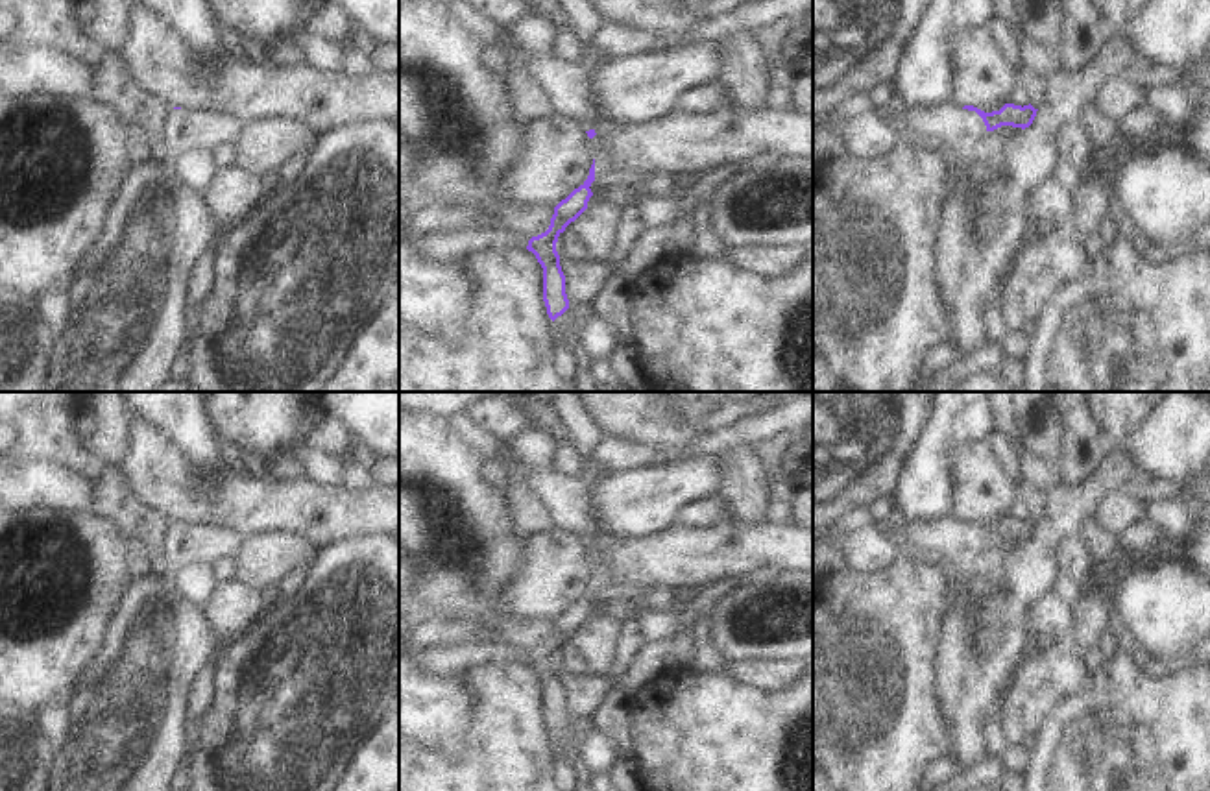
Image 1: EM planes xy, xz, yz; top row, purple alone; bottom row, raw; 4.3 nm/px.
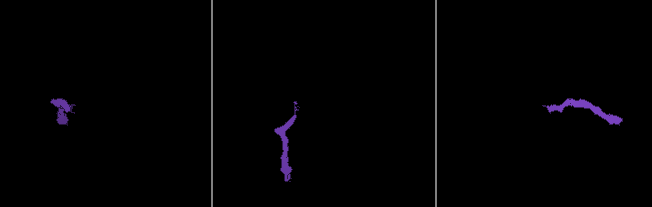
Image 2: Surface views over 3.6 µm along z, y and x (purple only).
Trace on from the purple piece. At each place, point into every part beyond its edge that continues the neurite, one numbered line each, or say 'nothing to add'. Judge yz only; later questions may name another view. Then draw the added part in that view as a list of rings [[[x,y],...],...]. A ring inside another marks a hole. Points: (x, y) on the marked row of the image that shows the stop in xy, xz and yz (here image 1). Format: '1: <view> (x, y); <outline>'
1: yz (959, 128); [[[898,100],[896,109],[913,131],[942,137],[950,153],[968,153],[986,135],[983,118],[953,102],[907,103]]]

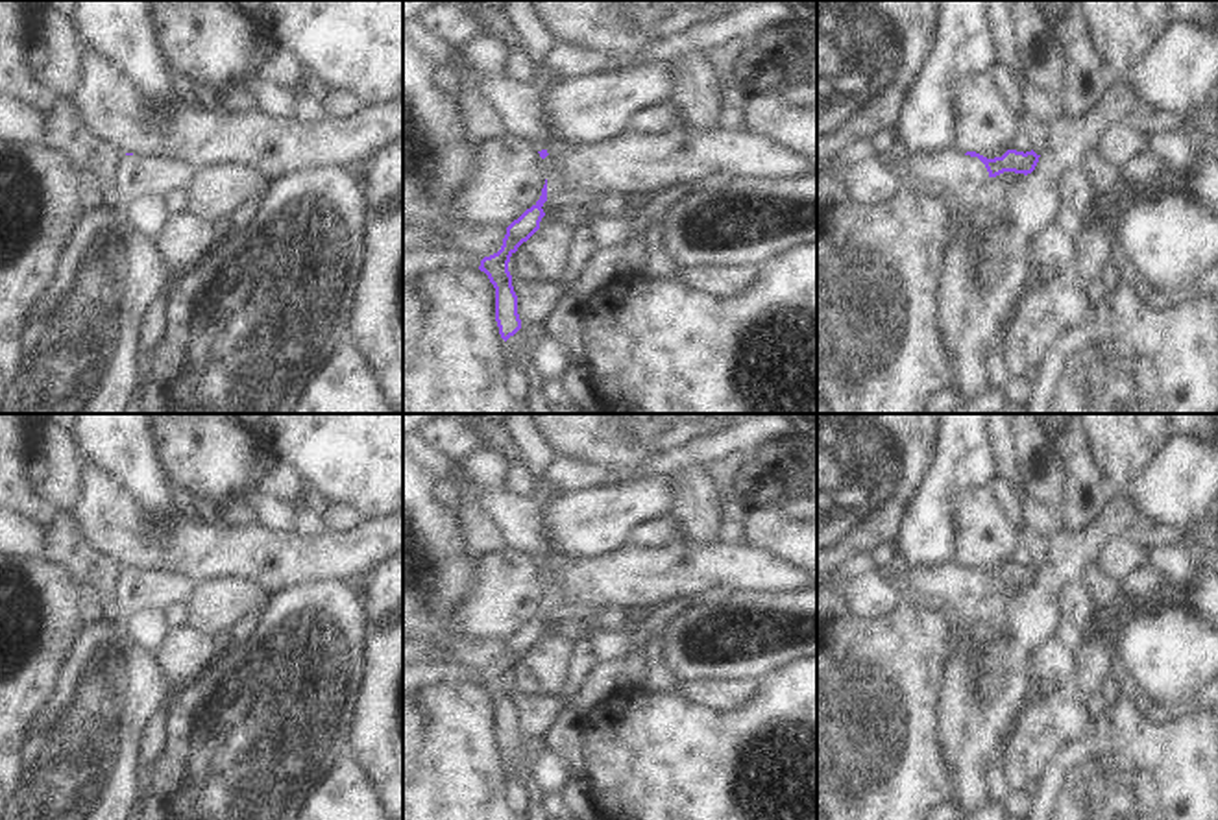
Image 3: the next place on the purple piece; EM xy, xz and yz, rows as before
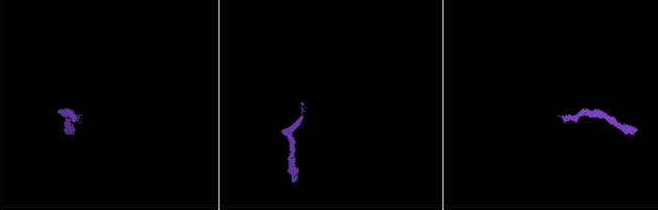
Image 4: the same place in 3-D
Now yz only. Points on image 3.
1: yz (962, 174); [[[900,146],[898,155],[915,177],[944,183],[952,199],[970,199],[989,181],[985,164],[956,148],[909,150]]]

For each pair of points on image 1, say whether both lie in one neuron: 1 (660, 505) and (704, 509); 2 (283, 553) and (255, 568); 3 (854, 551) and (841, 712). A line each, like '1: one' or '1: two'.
1: two
2: one
3: two

